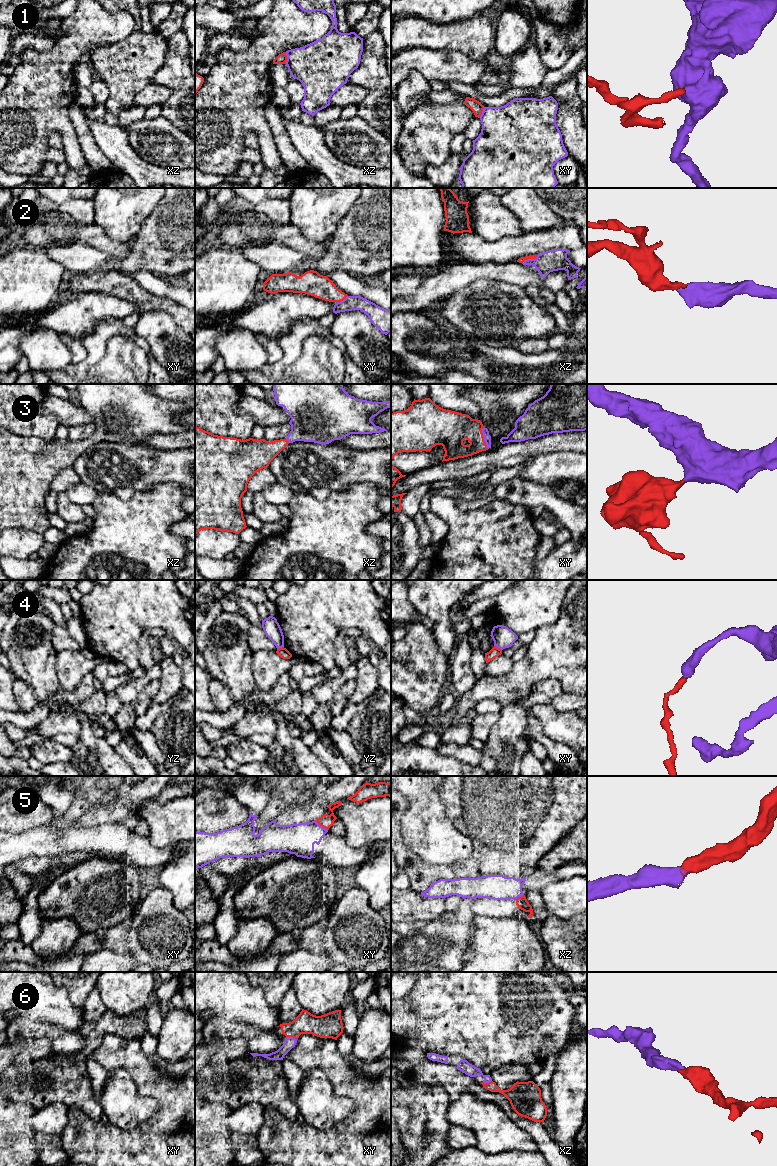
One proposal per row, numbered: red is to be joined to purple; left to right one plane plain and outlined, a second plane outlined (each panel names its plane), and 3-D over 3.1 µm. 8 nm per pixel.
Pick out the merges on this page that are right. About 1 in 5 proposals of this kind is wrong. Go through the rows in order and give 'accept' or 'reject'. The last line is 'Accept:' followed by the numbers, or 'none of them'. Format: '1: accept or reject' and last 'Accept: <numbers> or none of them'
1: reject
2: accept
3: accept
4: reject
5: reject
6: accept
Accept: 2, 3, 6

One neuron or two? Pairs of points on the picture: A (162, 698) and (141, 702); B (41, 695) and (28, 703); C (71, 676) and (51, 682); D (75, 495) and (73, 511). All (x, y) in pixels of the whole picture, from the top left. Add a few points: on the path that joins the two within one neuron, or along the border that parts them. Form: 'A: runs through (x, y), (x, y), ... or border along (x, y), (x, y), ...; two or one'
A: border along (159, 680), (158, 693), (151, 702); two
B: border along (20, 680), (33, 689), (37, 702); two
C: border along (56, 657), (56, 675), (59, 683), (64, 688); two
D: border along (64, 493), (70, 500), (80, 506); two

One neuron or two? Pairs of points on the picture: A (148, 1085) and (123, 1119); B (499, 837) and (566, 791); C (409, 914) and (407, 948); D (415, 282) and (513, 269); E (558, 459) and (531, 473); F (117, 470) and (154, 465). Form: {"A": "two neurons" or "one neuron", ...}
{"A": "two neurons", "B": "one neuron", "C": "two neurons", "D": "two neurons", "E": "one neuron", "F": "one neuron"}

